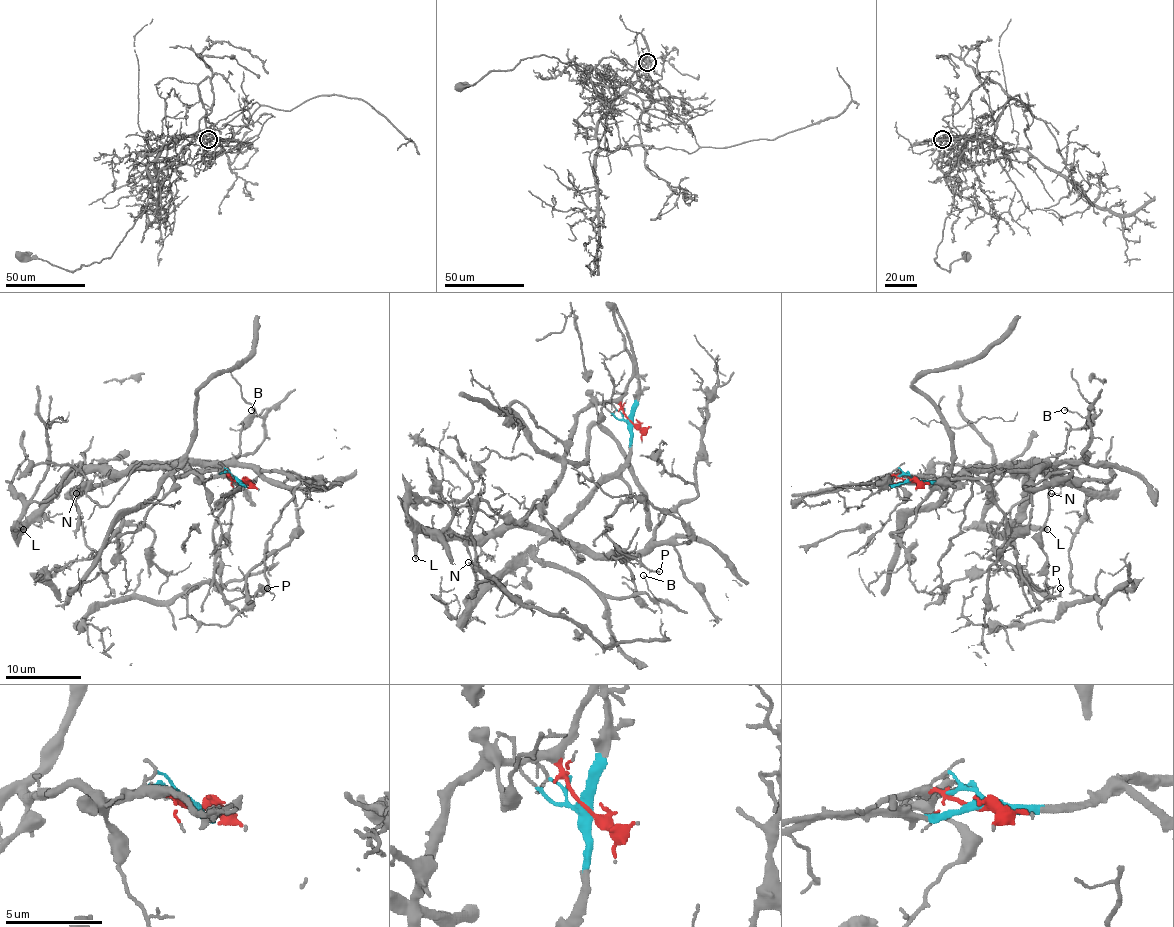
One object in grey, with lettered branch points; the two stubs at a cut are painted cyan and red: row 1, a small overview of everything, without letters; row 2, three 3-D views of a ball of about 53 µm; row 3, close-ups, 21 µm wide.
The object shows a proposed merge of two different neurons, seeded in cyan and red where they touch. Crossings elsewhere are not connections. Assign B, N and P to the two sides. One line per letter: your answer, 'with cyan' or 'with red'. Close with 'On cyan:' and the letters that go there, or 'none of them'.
B: with cyan
N: with cyan
P: with cyan
On cyan: B, N, P

